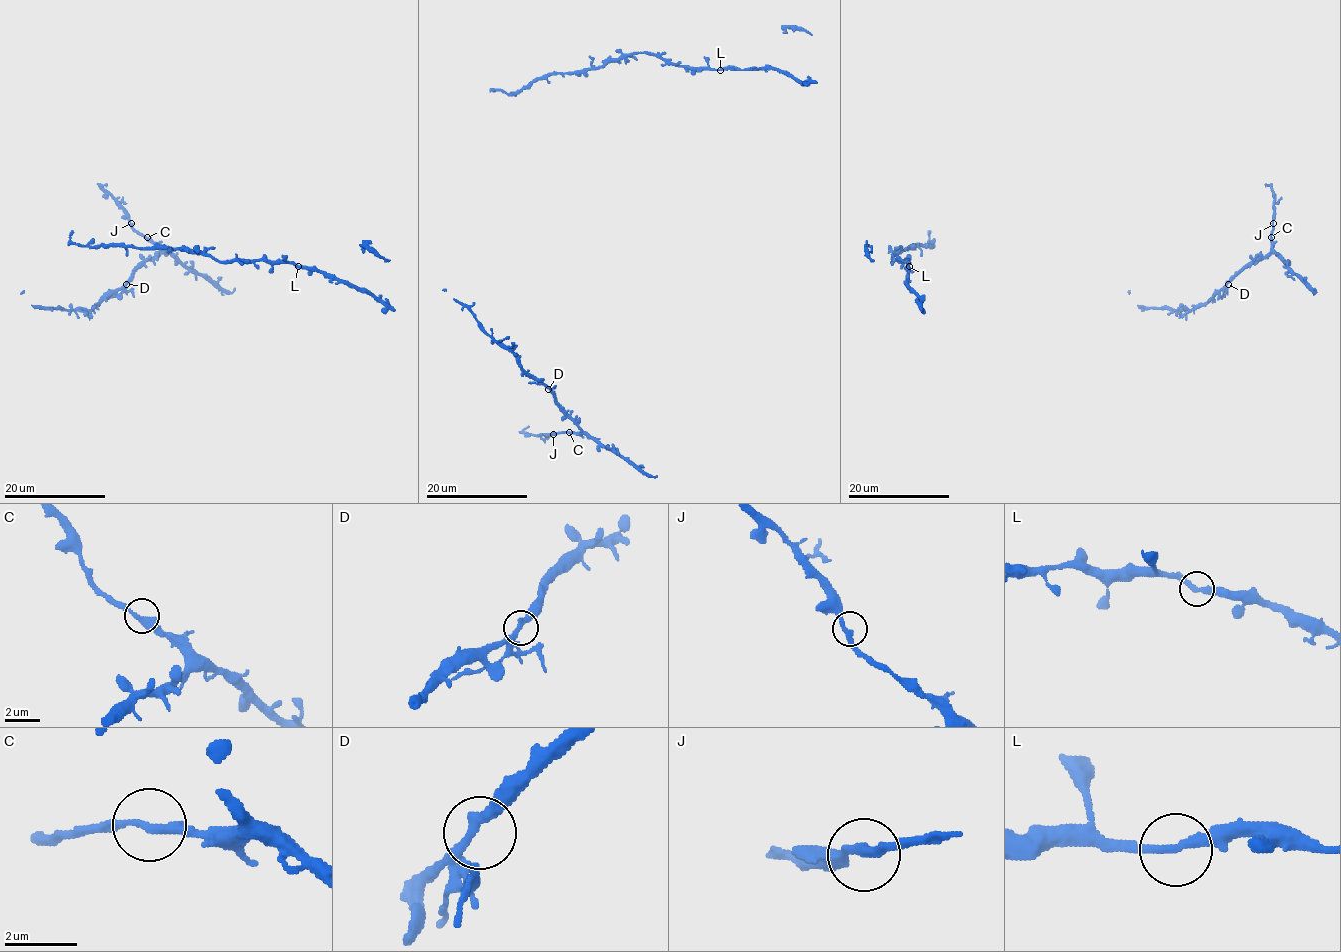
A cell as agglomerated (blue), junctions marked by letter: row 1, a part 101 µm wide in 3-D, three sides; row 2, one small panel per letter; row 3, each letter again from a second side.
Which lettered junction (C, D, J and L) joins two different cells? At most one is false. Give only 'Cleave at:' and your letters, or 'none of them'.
Cleave at: none of them

